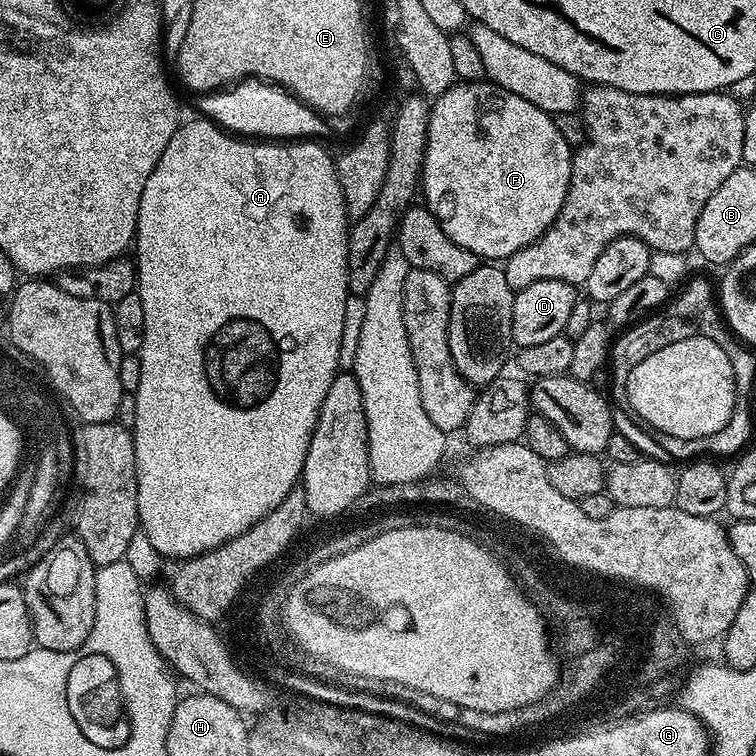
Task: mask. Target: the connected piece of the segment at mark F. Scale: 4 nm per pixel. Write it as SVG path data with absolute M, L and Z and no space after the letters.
M487 79L456 82L440 96L431 101L428 113L428 141L424 155L424 171L422 173L422 196L425 196L426 206L436 215L436 221L450 234L458 246L470 250L484 262L503 262L513 256L518 250L530 246L544 231L556 221L562 210L562 202L566 202L568 187L572 181L573 145L568 145L566 137L560 133L553 117L547 112L538 110L534 102L526 102L526 98L518 98L510 94L510 90L502 90Z

